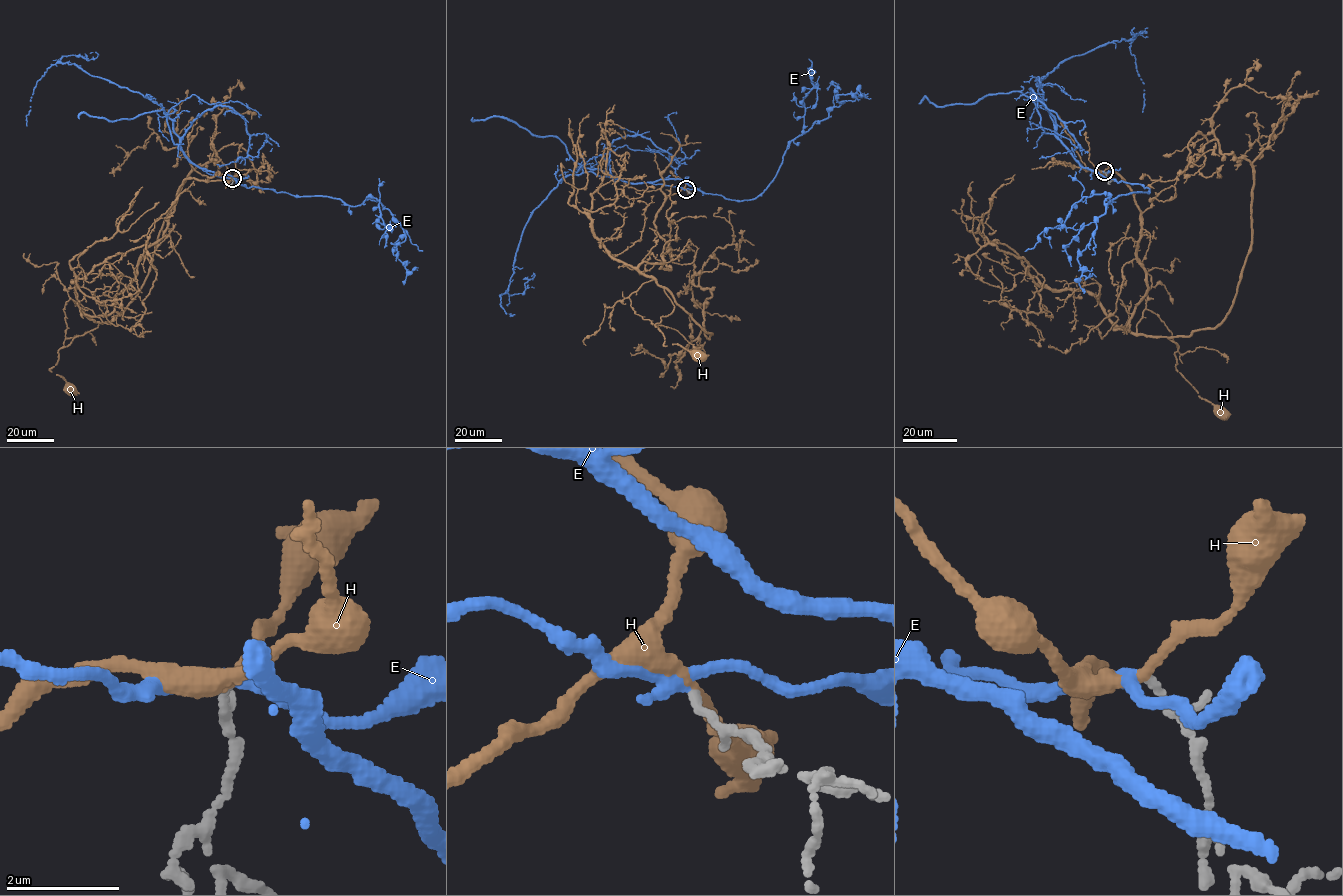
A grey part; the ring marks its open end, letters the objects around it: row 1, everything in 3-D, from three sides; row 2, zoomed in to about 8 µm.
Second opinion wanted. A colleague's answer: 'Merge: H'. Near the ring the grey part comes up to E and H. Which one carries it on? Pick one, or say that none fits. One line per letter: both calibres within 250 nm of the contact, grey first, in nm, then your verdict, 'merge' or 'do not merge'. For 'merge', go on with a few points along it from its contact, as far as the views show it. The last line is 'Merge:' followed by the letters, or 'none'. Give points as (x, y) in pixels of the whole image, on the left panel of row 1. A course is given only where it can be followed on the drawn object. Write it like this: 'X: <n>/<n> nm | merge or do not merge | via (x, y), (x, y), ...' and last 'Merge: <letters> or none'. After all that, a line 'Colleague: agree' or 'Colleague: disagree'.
E: 80/220 nm | merge | via (233, 177), (202, 170), (299, 196), (356, 206), (378, 201), (404, 230), (392, 253), (418, 270)
H: 80/220 nm | do not merge
Merge: E
Colleague: disagree

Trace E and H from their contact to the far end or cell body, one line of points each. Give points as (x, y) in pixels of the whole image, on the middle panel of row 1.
E: (686, 189), (649, 182), (679, 179), (726, 198), (755, 198), (788, 144), (841, 104), (837, 96), (871, 98)
H: (686, 189), (654, 224), (671, 269), (638, 269), (673, 306), (655, 326), (664, 345), (697, 353)

